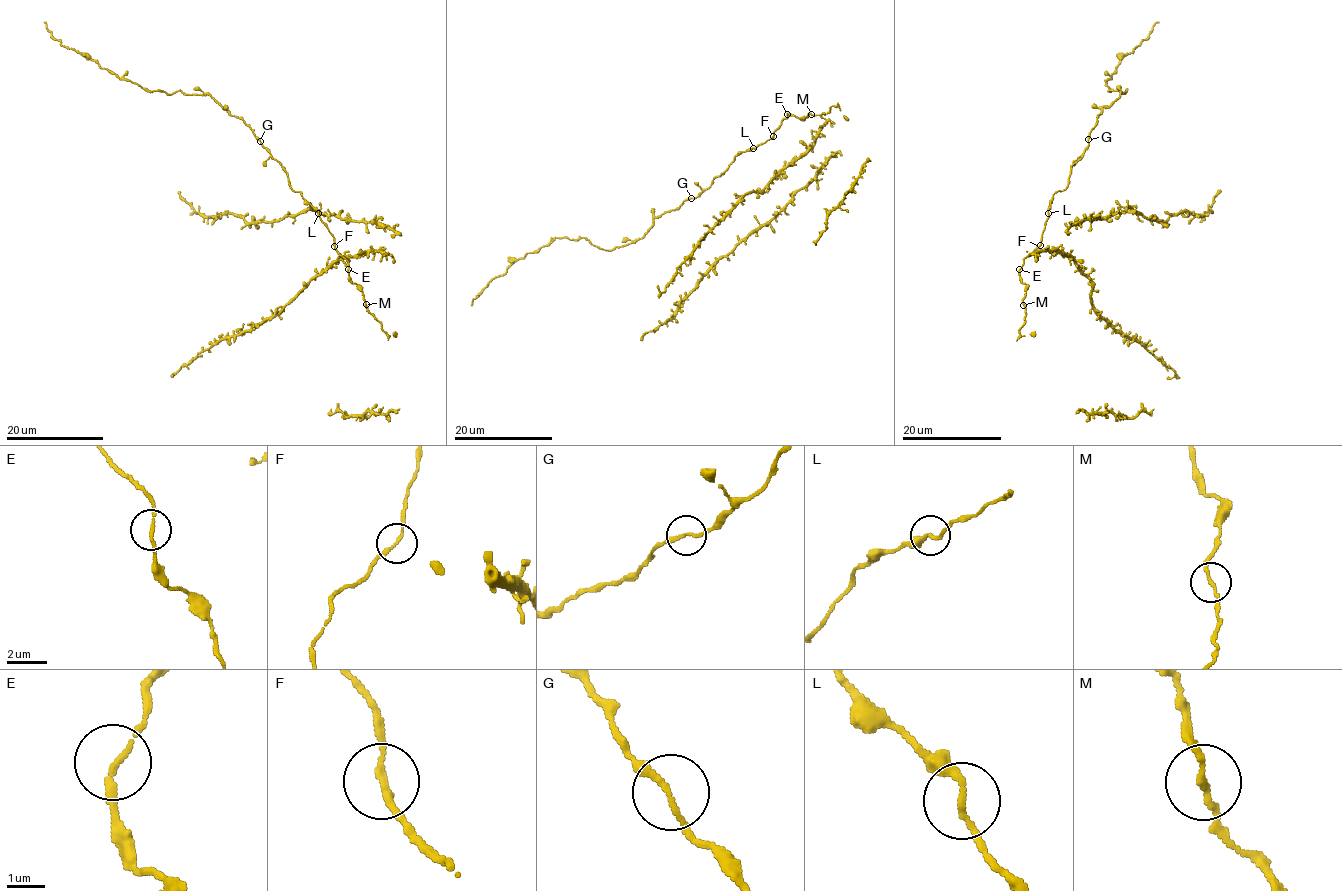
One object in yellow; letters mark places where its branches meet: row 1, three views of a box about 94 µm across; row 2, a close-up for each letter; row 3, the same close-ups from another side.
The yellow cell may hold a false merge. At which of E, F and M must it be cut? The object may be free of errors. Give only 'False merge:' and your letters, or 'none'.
False merge: none

